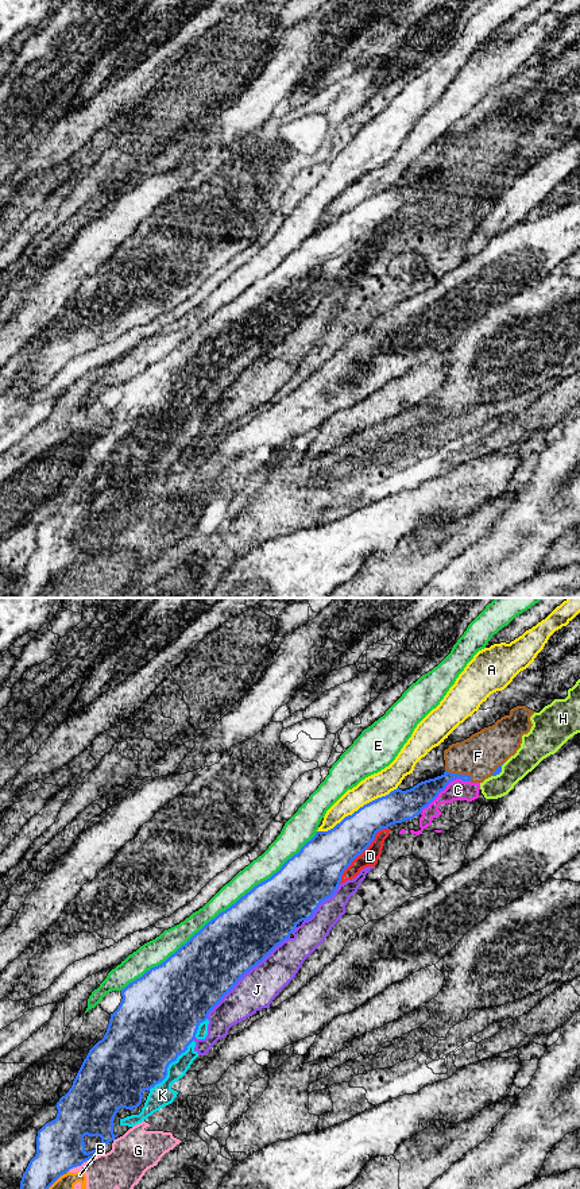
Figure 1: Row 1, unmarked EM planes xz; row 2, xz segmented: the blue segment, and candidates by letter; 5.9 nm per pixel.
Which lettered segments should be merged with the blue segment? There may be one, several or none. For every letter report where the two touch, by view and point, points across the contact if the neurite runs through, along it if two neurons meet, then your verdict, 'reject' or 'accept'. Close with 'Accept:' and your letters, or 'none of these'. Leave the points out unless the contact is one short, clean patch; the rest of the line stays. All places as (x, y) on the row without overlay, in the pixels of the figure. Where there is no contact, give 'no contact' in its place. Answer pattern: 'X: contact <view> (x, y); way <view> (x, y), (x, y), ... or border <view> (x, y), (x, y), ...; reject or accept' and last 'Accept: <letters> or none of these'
A: contact xz (358, 205); reject
B: contact xz (51, 579); border xz (68, 566), (38, 597); reject
C: contact xz (444, 184); border xz (470, 176), (453, 174), (421, 209); reject
D: contact xz (360, 249); reject
E: contact xz (220, 308); reject
F: contact xz (459, 170); reject
G: contact xz (84, 556); border xz (100, 548), (68, 566); reject
H: contact xz (499, 168); border xz (503, 159), (502, 165), (492, 172); reject
J: contact xz (244, 369); reject
K: contact xz (167, 462); reject
Accept: none of these

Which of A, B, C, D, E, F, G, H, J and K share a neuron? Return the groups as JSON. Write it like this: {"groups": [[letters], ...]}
{"groups": [["A"], ["B", "G"], ["C", "D", "F"], ["E"], ["H"], ["J", "K"]]}

